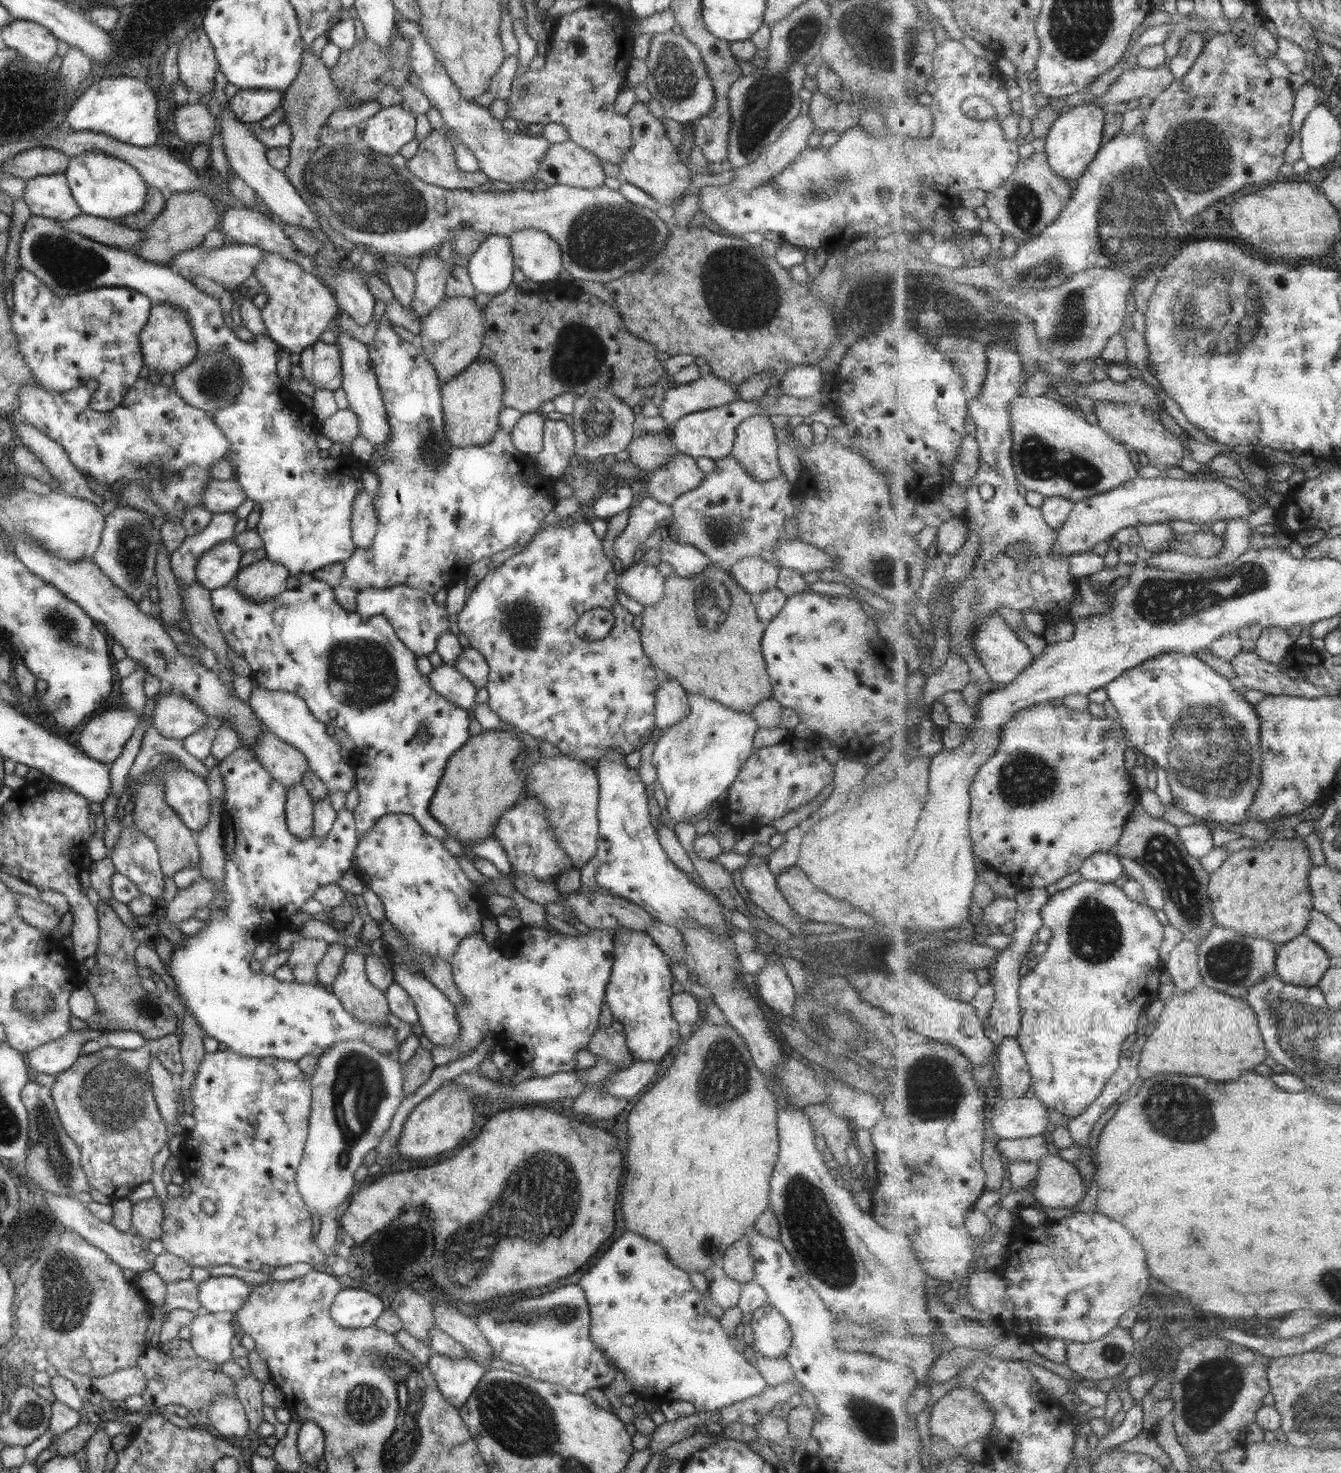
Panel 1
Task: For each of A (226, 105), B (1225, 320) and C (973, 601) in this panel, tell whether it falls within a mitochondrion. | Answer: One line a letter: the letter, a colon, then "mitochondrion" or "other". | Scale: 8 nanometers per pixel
A: other
B: mitochondrion
C: mitochondrion

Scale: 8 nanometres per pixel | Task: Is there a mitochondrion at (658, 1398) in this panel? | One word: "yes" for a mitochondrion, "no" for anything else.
no

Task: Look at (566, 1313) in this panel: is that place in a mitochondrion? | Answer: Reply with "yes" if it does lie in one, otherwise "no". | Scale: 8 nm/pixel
yes

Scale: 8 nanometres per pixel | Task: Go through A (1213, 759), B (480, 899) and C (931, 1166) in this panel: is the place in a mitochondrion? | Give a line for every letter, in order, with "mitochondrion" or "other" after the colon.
A: mitochondrion
B: other
C: other

